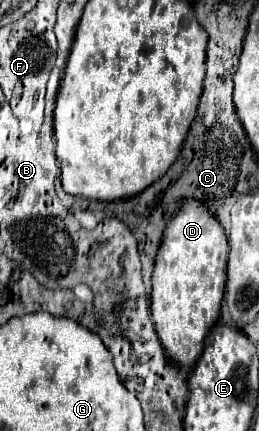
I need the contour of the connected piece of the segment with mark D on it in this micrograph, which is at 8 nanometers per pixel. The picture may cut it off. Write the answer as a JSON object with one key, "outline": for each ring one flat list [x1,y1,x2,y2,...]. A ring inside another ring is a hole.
{"outline":[[182,199,178,213,166,223,152,273,152,319,168,357,178,365,194,367,204,349,208,329,220,319,220,301,226,285,228,239,206,205]]}

